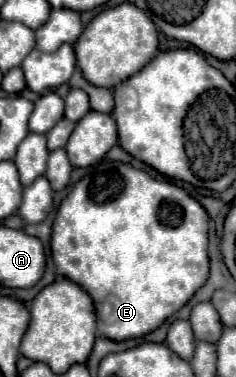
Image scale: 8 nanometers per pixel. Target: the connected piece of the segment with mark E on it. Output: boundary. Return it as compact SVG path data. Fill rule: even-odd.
M102 160L62 200L52 226L52 260L58 274L84 288L96 306L98 332L122 342L142 338L178 312L210 274L208 262L208 214L186 190L160 182L144 170L124 162Z

